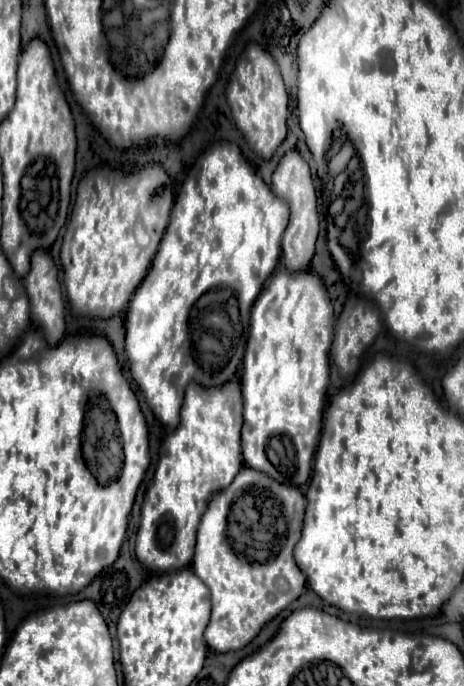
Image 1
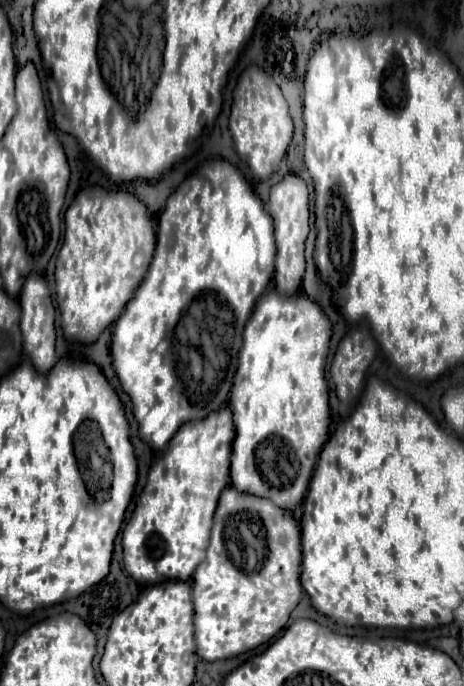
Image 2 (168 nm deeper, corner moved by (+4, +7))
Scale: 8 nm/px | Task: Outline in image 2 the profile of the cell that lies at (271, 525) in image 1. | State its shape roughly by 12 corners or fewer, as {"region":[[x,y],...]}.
{"region":[[228,485],[192,575],[198,655],[268,643],[300,601],[294,513]]}

